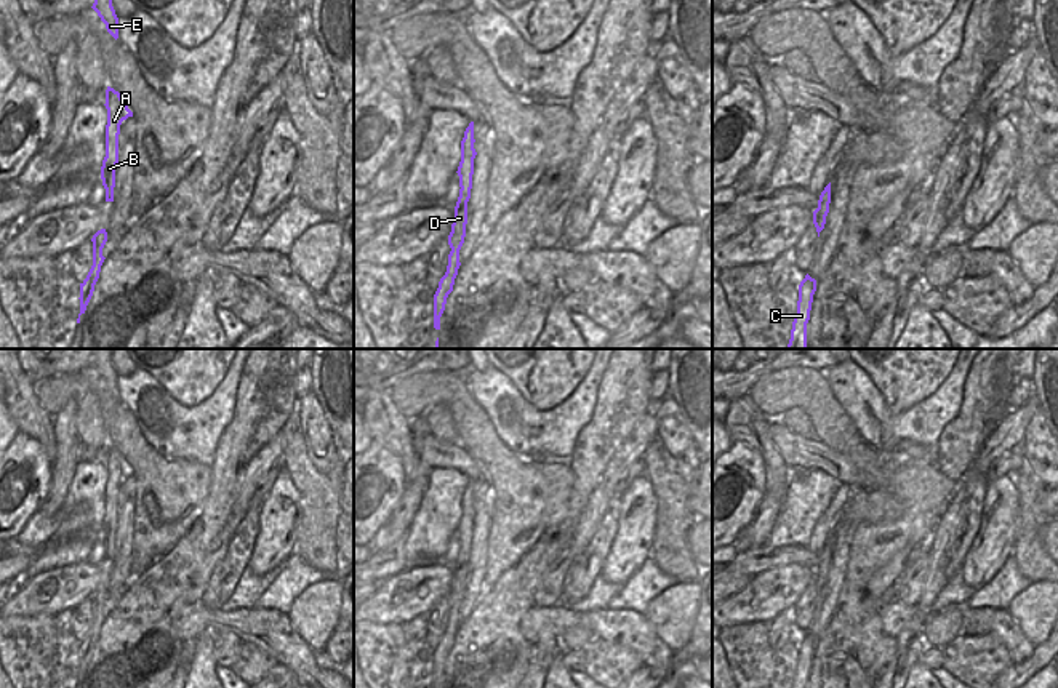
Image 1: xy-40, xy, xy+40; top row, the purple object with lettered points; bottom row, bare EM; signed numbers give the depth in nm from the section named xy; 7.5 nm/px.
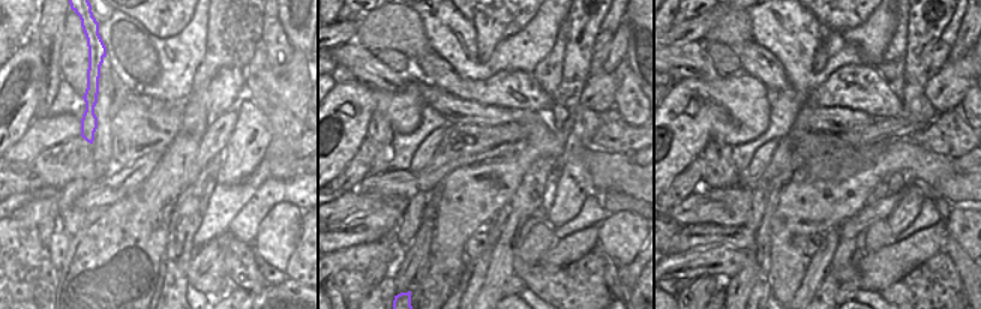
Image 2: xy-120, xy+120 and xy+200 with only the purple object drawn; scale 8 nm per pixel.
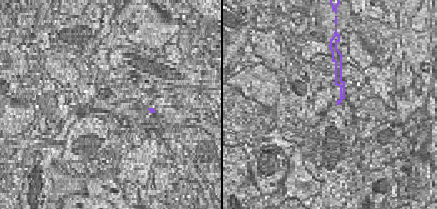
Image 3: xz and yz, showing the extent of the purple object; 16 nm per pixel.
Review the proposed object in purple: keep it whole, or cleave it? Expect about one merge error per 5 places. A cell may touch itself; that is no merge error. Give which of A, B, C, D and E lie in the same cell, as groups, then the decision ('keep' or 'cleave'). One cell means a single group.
groups A B C D E; keep

